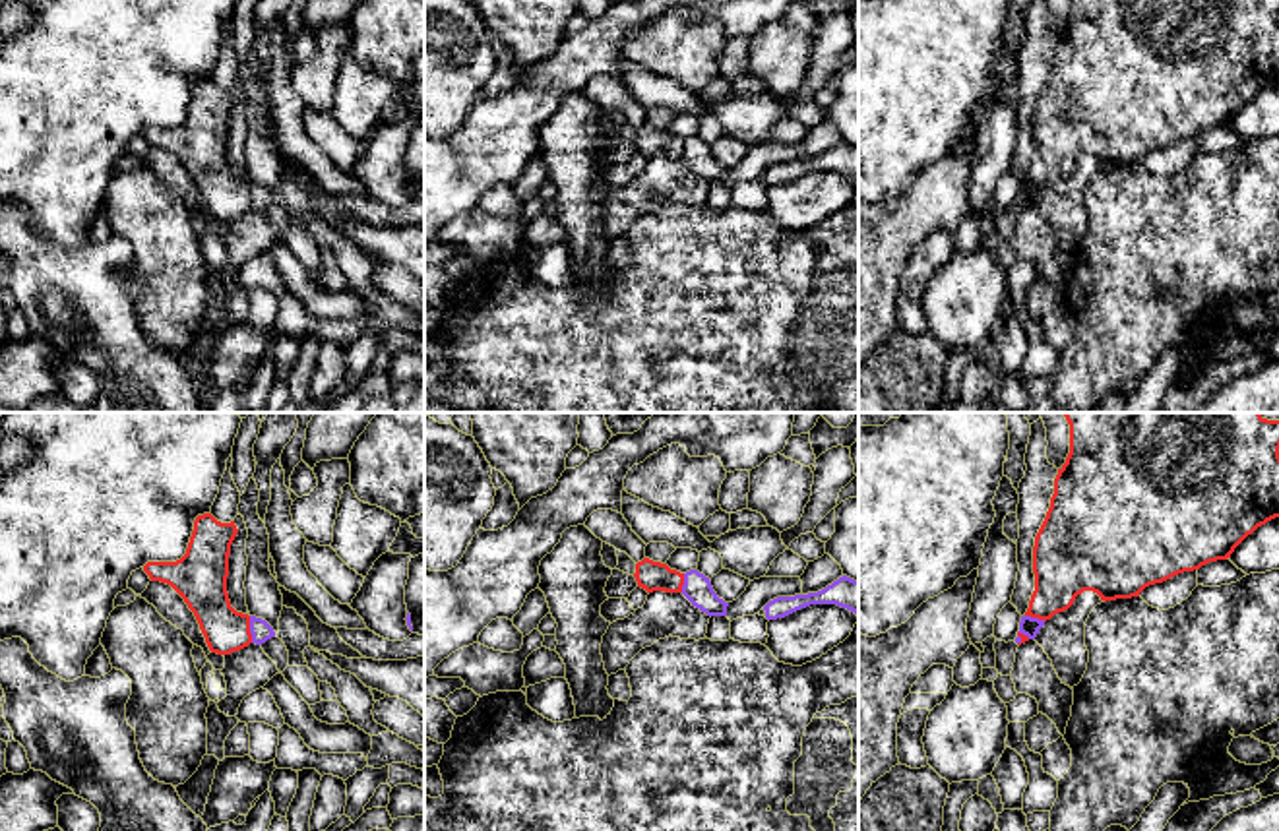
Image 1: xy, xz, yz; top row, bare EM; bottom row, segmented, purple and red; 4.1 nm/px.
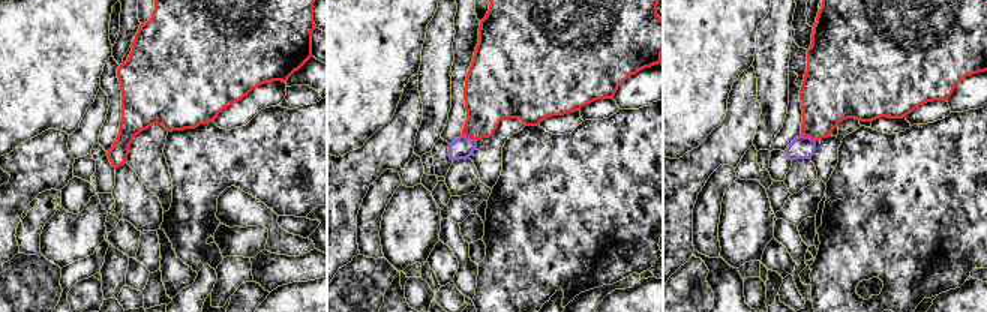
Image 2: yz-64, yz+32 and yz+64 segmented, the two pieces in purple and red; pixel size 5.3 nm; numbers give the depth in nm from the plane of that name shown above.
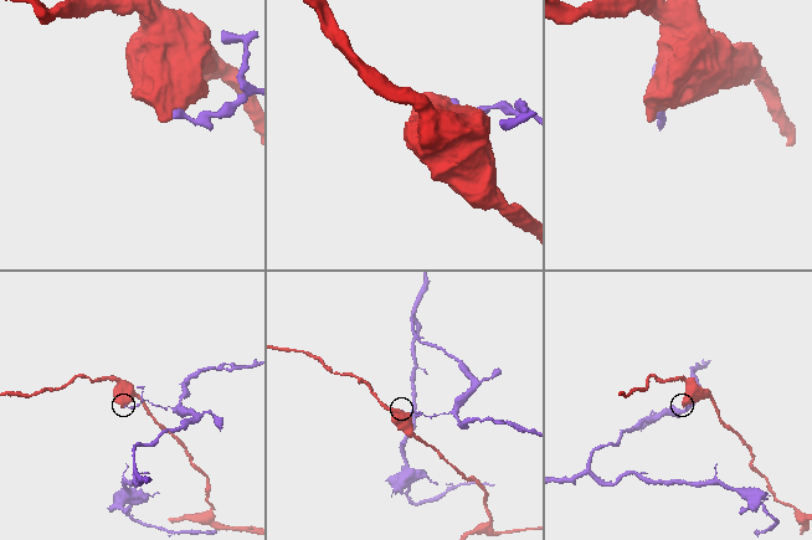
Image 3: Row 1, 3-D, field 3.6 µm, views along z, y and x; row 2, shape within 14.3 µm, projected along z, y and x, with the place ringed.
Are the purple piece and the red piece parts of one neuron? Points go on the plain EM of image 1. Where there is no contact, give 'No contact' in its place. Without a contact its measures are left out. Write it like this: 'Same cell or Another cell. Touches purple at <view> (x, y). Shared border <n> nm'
Another cell. Touches purple at xy (250, 196). Shared border 110 nm

